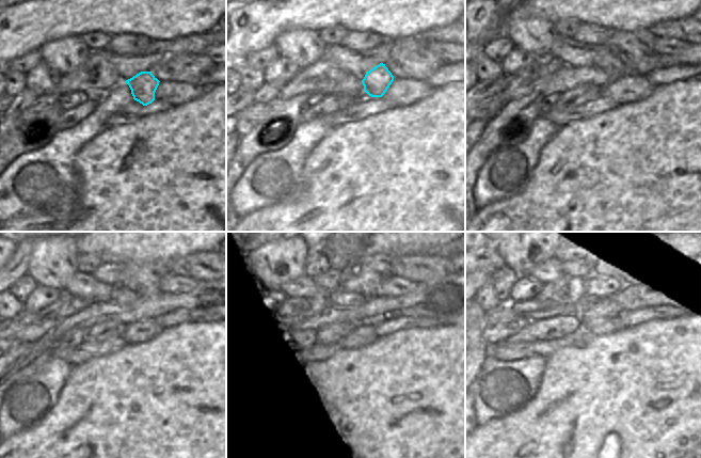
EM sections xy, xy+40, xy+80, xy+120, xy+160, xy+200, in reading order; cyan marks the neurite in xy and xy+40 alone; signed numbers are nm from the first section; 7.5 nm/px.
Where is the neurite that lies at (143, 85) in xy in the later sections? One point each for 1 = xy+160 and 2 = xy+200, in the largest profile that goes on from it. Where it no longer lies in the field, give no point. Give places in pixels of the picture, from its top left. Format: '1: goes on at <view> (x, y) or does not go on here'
1: goes on at xy+160 (363, 294)
2: goes on at xy+200 (592, 287)

